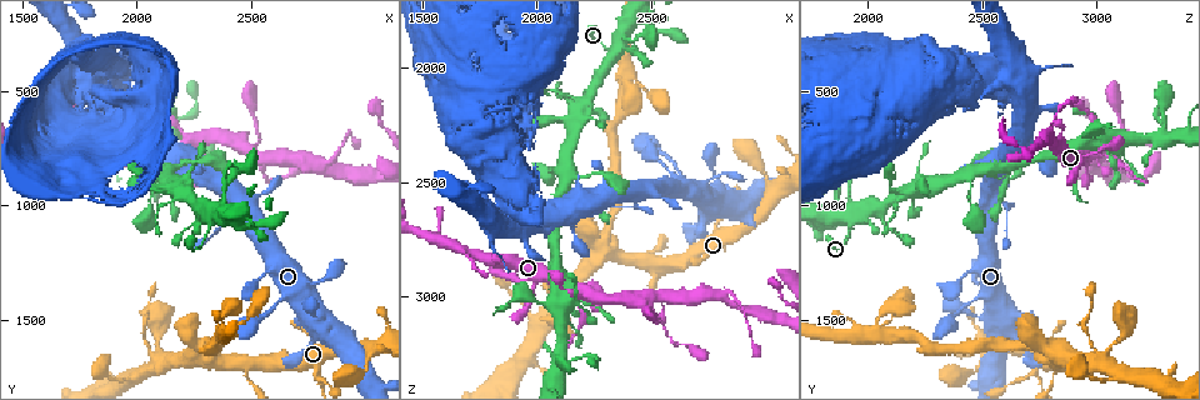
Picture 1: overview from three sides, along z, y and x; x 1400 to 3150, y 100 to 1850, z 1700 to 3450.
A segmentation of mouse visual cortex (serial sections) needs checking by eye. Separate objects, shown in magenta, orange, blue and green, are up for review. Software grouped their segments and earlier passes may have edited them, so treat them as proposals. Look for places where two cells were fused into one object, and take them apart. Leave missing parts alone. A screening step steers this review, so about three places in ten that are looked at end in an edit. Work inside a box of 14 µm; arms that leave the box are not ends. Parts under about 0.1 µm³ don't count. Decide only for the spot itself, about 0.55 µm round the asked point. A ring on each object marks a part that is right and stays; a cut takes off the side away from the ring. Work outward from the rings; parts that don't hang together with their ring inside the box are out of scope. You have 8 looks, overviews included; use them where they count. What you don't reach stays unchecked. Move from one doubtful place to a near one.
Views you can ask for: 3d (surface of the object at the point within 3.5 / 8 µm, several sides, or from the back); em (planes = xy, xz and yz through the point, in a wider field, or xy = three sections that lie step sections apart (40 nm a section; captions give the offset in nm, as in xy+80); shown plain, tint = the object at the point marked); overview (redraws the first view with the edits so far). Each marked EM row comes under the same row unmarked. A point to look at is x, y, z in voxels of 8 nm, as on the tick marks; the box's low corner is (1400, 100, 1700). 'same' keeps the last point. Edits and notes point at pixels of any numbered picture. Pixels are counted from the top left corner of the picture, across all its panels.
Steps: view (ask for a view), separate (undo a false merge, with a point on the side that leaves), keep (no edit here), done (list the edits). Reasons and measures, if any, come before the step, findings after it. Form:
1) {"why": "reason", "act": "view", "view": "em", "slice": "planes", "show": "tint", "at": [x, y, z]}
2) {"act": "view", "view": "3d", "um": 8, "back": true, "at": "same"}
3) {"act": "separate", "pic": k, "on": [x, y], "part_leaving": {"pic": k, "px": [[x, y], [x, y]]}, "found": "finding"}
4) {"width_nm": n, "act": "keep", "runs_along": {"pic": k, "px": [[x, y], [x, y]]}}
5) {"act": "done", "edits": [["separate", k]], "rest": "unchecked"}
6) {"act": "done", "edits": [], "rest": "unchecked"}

{"why": "arms run side by side", "act": "view", "view": "3d", "um": 3.5, "at": [2320, 1070, 1930]}

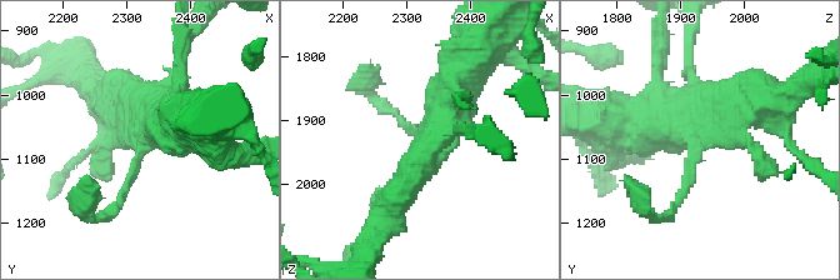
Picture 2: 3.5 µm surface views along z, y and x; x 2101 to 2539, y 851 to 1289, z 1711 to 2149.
{"why": "now the EM", "act": "view", "view": "em", "slice": "planes", "show": "tint", "at": [2325, 1065, 1925]}

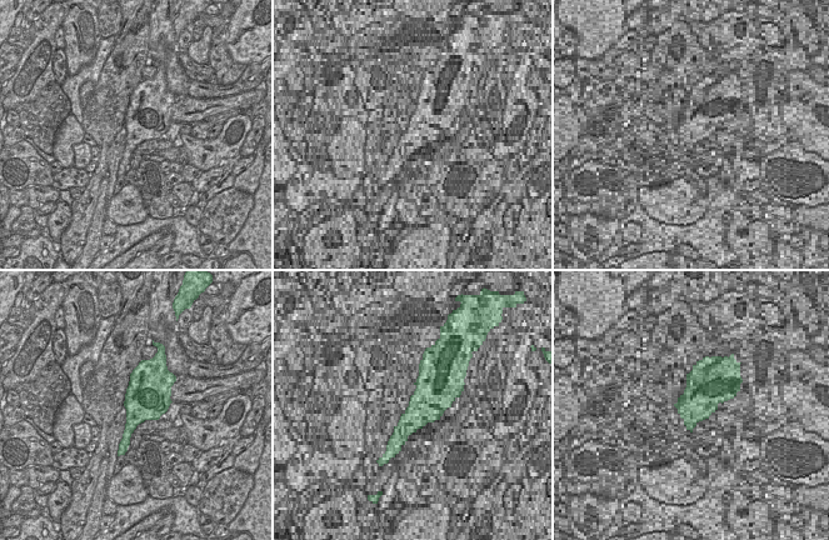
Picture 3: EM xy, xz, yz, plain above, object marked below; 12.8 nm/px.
{"act": "keep", "runs_along": {"pic": 2, "px": [[673, 208], [720, 108], [761, 104]]}, "found": "all the same cell"}

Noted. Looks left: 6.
{"act": "view", "view": "3d", "um": 3.5, "at": [1880, 560, 2670]}

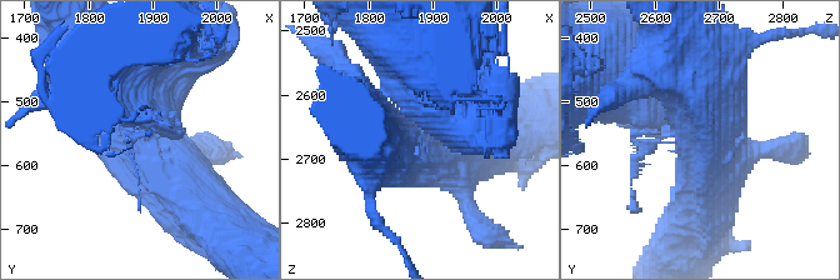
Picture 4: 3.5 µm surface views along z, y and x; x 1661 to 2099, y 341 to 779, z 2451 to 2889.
{"act": "view", "view": "em", "slice": "xy", "step": 2, "show": "tint", "at": "same"}

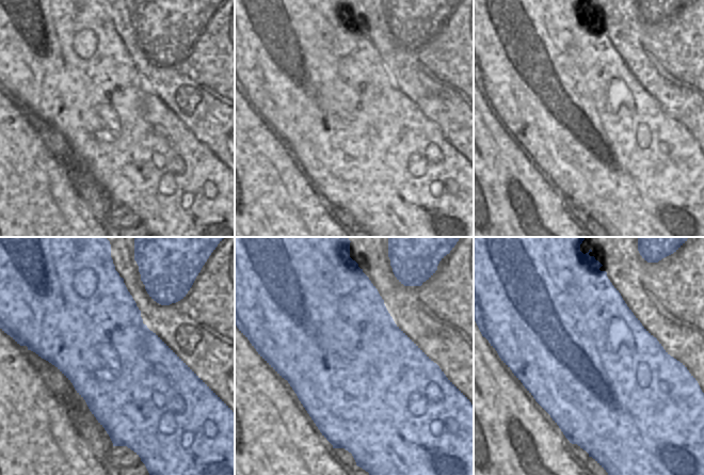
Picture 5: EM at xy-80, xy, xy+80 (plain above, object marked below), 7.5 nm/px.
{"act": "separate", "pic": 4, "on": [158, 78], "part_leaving": {"pic": 4, "px": [[433, 119], [399, 70], [403, 39]]}, "found": "two cells meet here"}

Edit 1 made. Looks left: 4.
{"why": "thin neck", "act": "view", "view": "3d", "um": 3.5, "at": [2110, 580, 3280]}

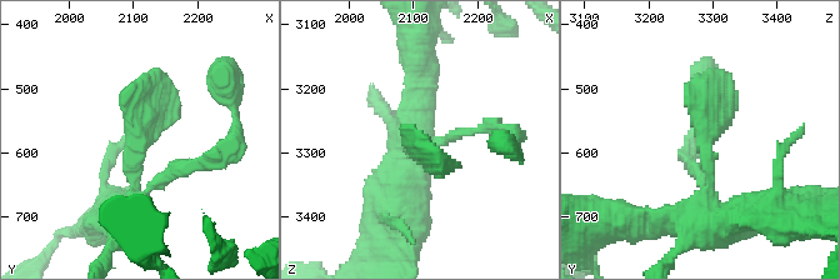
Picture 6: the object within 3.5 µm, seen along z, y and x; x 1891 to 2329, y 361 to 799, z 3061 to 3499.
{"why": "shape alone is not enough", "act": "view", "view": "em", "slice": "xy", "step": 1, "show": "tint", "at": [2100, 590, 3285]}

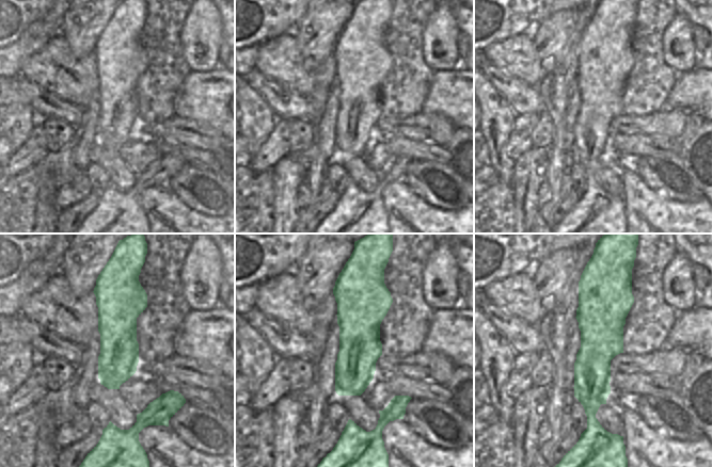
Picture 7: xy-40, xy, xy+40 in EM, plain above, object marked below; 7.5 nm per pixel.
{"act": "keep", "runs_along": {"pic": 6, "px": [[689, 218], [710, 195], [718, 76]]}, "found": "one cell here"}

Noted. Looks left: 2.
{"act": "done", "edits": [["separate", 4]], "rest": "unchecked"}

